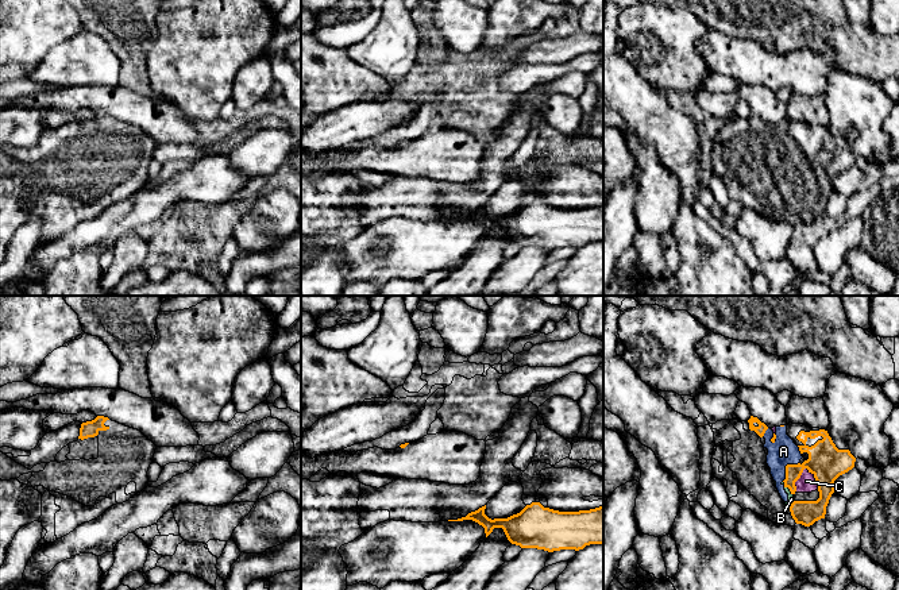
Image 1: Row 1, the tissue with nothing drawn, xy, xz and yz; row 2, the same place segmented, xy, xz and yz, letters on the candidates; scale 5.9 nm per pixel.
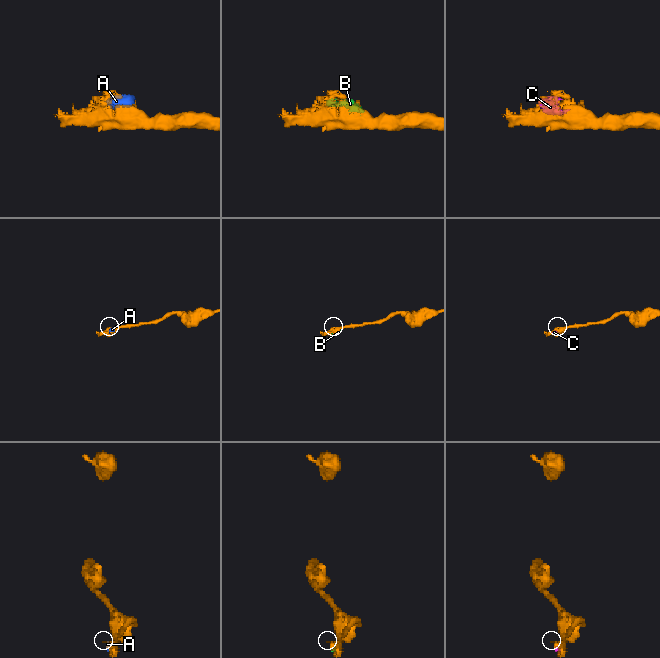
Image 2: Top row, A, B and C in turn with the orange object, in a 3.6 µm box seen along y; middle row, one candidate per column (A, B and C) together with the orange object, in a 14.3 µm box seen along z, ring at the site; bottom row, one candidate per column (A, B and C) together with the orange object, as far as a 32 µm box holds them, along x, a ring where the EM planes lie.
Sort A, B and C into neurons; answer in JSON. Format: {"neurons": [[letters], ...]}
{"neurons": [["A", "B", "C"]]}

